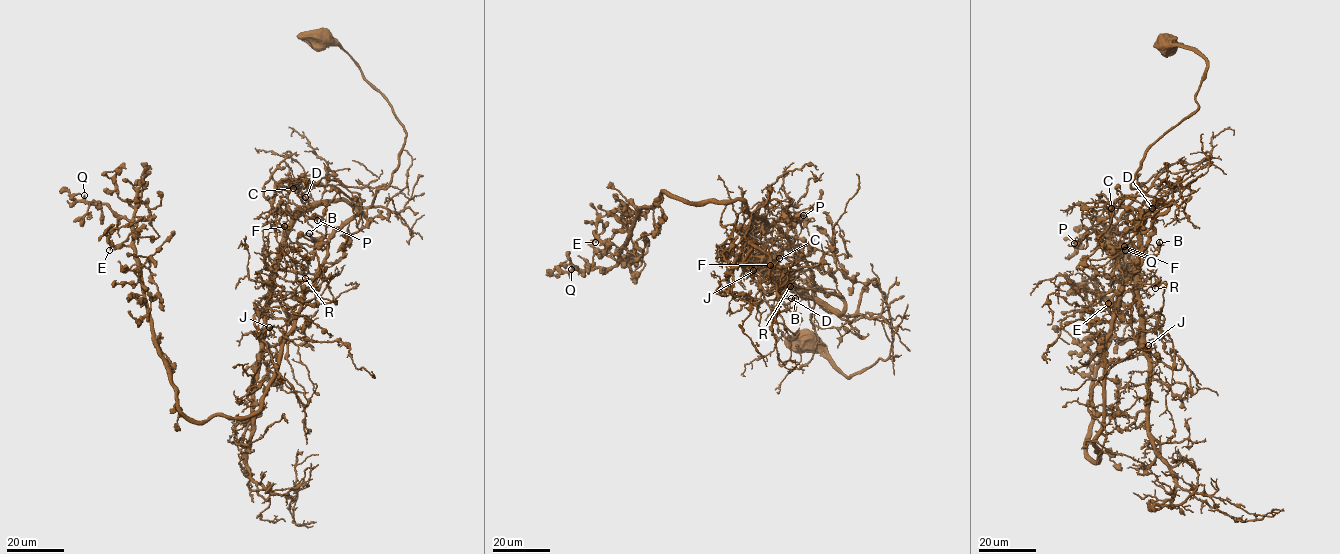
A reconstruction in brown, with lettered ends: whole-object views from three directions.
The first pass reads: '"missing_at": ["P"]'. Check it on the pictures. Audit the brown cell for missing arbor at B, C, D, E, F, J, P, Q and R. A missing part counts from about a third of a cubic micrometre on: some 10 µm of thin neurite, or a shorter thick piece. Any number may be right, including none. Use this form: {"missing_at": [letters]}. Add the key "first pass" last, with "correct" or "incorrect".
{"missing_at": [], "first pass": "incorrect"}

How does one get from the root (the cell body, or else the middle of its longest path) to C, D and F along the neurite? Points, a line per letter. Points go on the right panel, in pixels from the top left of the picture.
C: (1163, 42), (1188, 46), (1207, 65), (1198, 108), (1147, 151), (1131, 183), (1170, 206), (1119, 232), (1111, 208)
D: (1163, 42), (1207, 72), (1198, 108), (1131, 183), (1170, 206), (1132, 228), (1152, 208)
F: (1163, 42), (1188, 46), (1207, 72), (1198, 108), (1147, 151), (1131, 183), (1170, 206), (1114, 234), (1124, 246)

